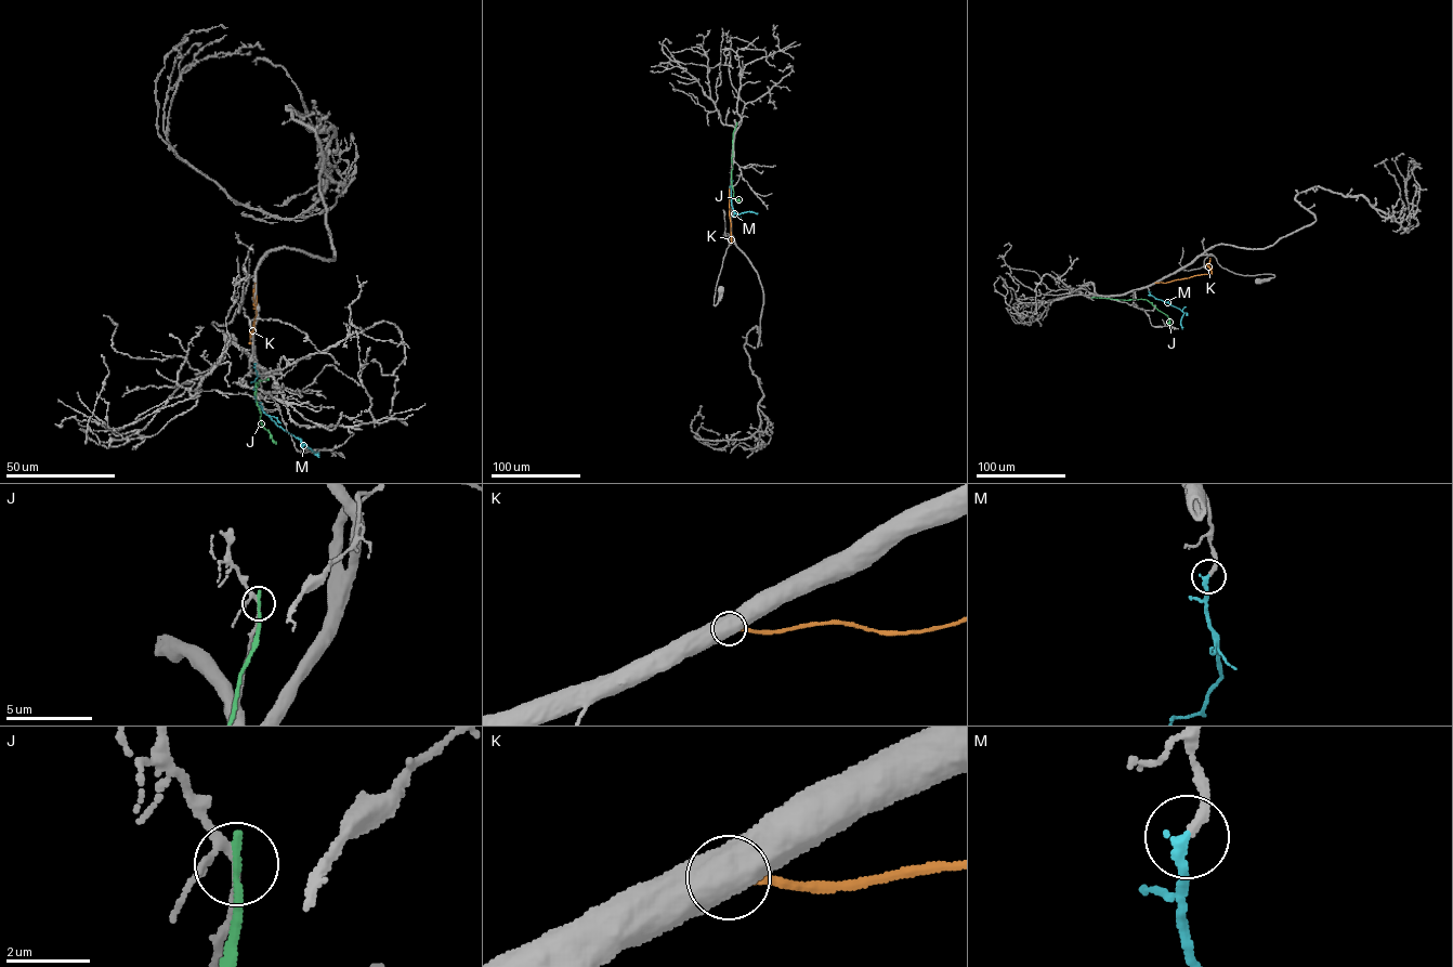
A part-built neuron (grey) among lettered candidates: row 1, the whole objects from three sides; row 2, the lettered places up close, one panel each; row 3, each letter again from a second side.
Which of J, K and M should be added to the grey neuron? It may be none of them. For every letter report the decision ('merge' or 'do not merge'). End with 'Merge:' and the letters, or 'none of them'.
J: do not merge
K: do not merge
M: merge
Merge: M

